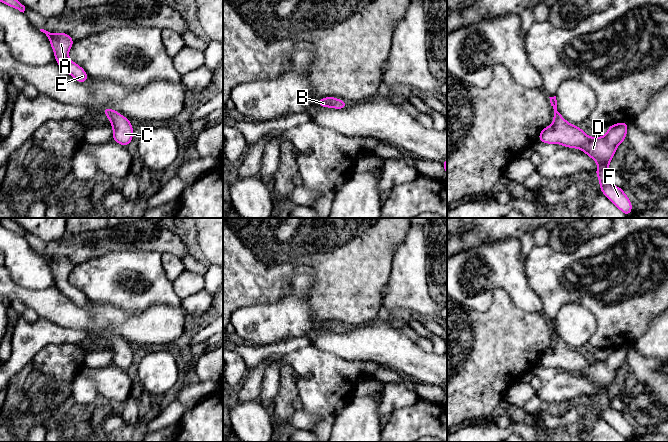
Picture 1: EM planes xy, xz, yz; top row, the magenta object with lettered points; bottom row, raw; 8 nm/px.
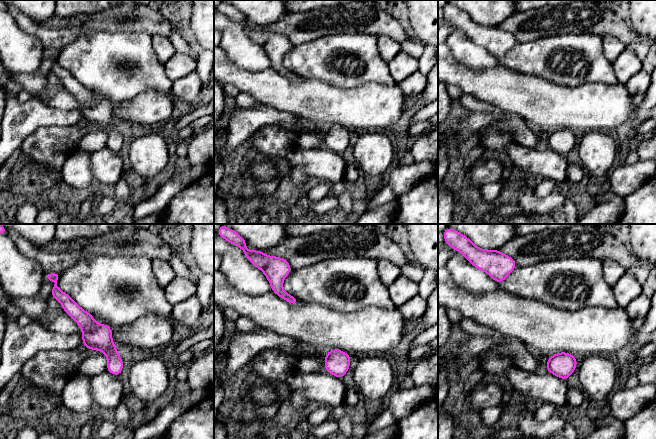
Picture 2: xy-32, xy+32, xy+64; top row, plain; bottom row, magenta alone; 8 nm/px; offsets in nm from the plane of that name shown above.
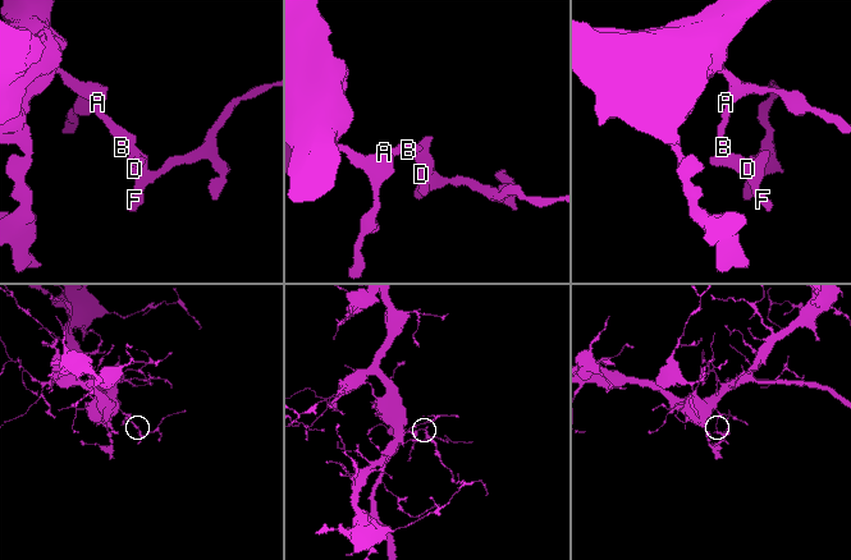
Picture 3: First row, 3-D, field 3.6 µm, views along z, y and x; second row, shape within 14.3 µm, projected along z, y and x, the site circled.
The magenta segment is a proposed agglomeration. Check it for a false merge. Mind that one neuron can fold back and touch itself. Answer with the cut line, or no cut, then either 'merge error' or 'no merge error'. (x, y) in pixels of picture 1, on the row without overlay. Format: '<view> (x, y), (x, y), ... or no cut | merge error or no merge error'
no cut | no merge error

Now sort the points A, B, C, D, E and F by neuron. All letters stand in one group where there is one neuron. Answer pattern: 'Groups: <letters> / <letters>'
Groups: A B C D E F

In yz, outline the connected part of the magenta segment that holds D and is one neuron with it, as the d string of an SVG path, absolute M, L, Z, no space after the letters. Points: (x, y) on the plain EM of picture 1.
M556 320L549 321L554 344L551 350L545 351L539 358L538 365L547 368L561 368L568 372L581 373L595 384L598 392L595 398L599 402L601 416L611 424L615 430L626 440L632 436L632 428L621 411L616 411L610 406L611 399L608 390L615 379L618 369L626 364L629 346L621 346L608 350L604 361L588 361L578 350L568 347L557 335Z

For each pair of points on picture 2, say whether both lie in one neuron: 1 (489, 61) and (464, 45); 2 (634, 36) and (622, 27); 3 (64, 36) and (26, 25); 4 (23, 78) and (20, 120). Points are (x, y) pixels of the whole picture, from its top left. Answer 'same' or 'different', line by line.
1: same
2: same
3: same
4: different

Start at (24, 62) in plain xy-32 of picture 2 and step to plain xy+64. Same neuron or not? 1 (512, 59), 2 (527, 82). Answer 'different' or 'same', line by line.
1: same
2: different

